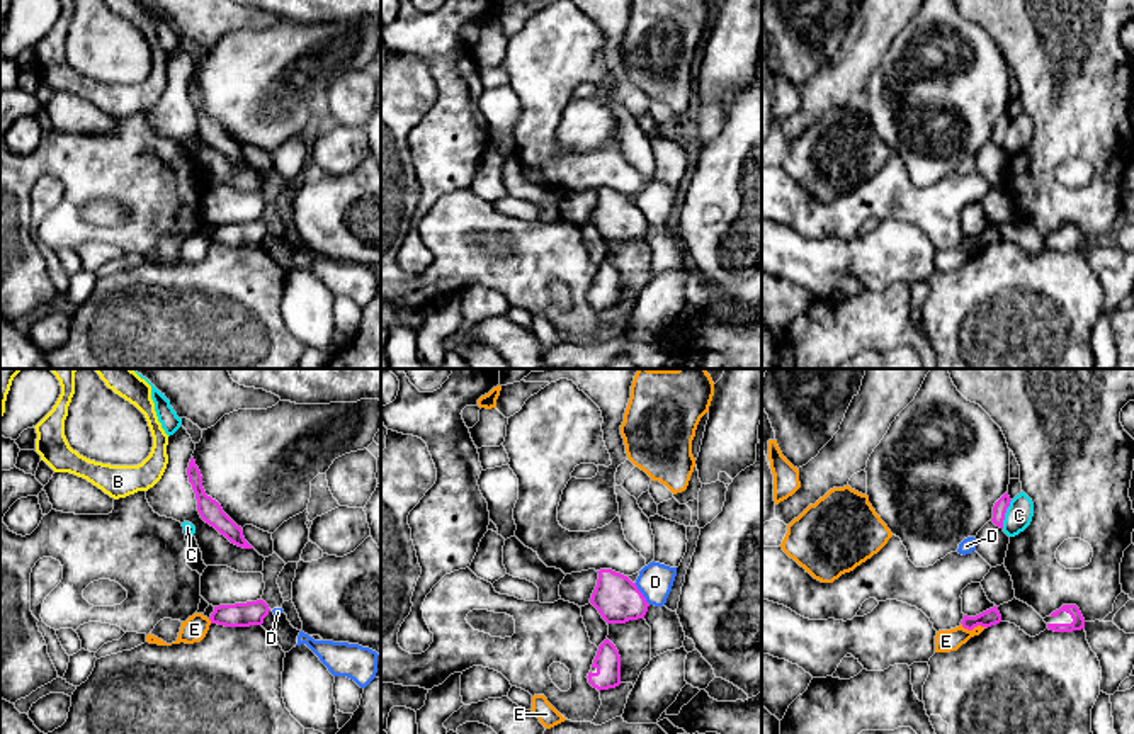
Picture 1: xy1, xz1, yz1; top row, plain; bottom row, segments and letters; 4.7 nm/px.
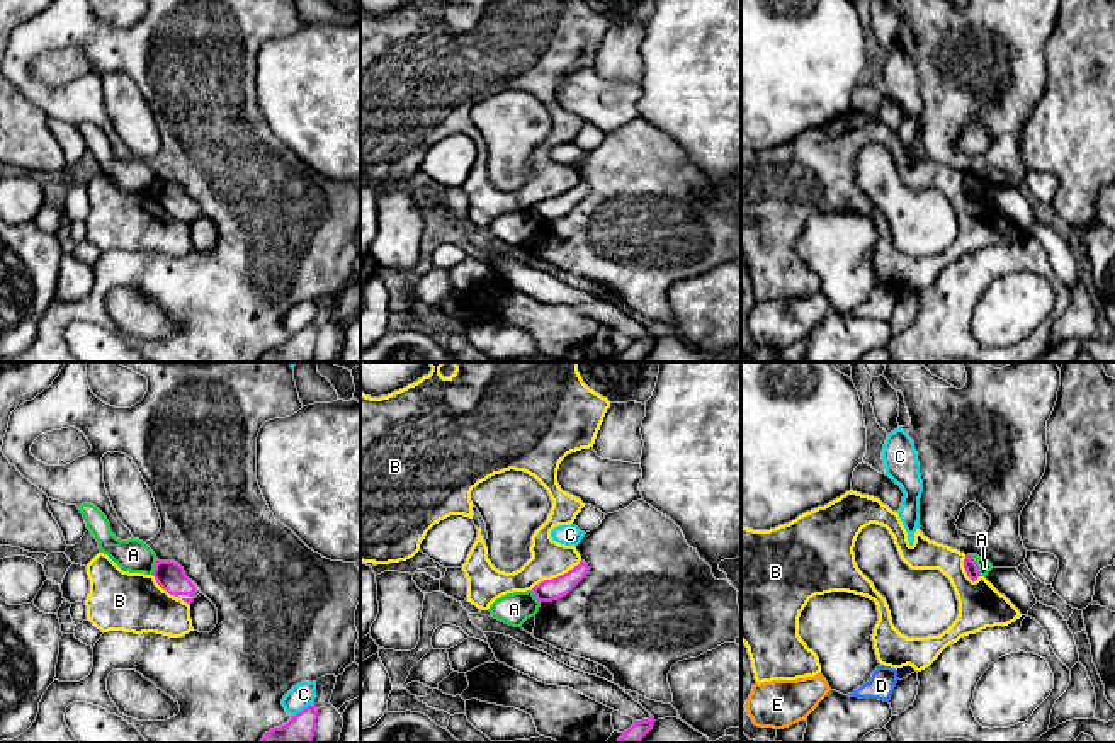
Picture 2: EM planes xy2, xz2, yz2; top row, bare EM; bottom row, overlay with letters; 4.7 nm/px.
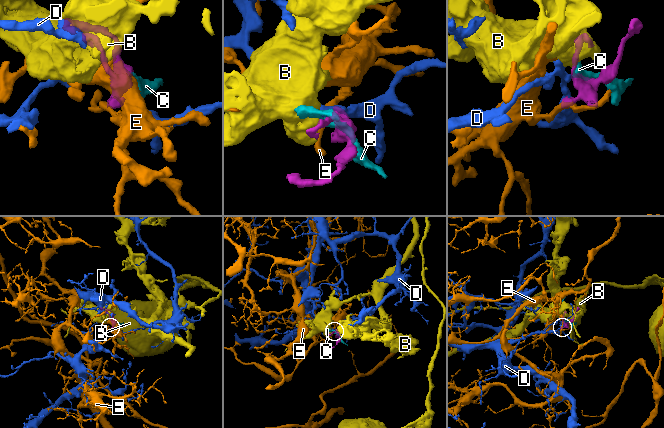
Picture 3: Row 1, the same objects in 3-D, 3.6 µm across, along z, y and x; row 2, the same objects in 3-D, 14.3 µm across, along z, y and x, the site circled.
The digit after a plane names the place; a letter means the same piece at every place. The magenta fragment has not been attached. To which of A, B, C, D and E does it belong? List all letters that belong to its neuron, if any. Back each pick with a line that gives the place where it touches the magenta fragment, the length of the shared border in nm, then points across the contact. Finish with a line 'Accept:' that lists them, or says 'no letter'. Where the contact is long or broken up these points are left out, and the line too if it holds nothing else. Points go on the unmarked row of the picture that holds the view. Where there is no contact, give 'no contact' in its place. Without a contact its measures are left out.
Accept: no letter

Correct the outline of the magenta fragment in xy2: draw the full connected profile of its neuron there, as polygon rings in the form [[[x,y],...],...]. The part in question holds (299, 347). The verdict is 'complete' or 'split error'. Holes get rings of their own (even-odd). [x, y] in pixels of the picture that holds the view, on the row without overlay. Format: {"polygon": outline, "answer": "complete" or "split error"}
{"polygon": [[[314,323],[263,354],[260,362],[311,362],[316,350],[318,328]]], "answer": "complete"}

